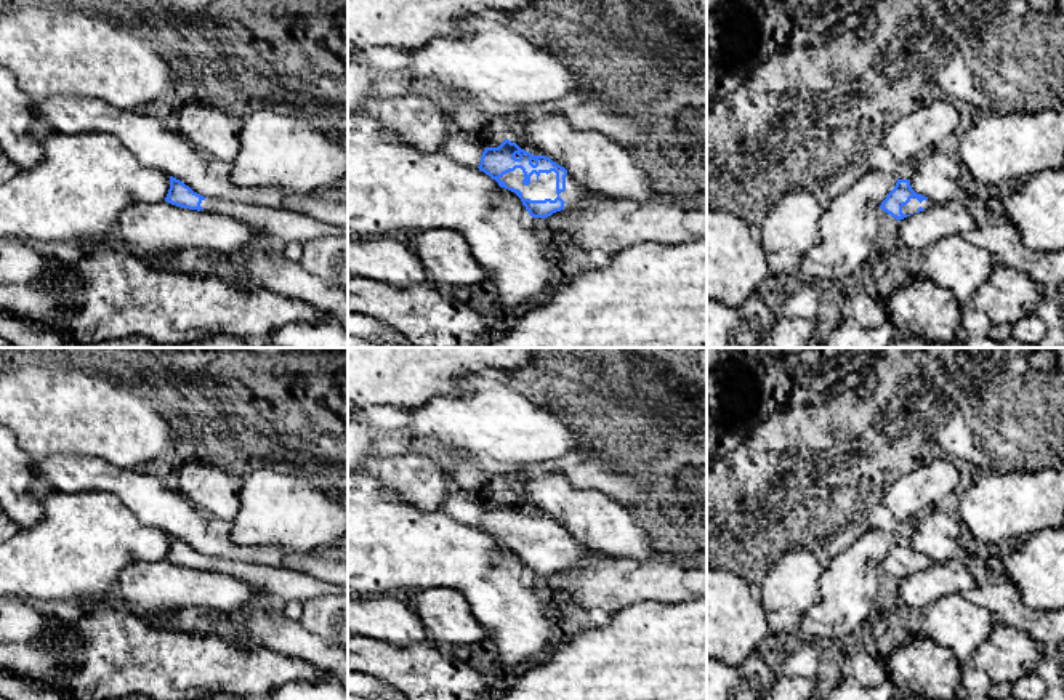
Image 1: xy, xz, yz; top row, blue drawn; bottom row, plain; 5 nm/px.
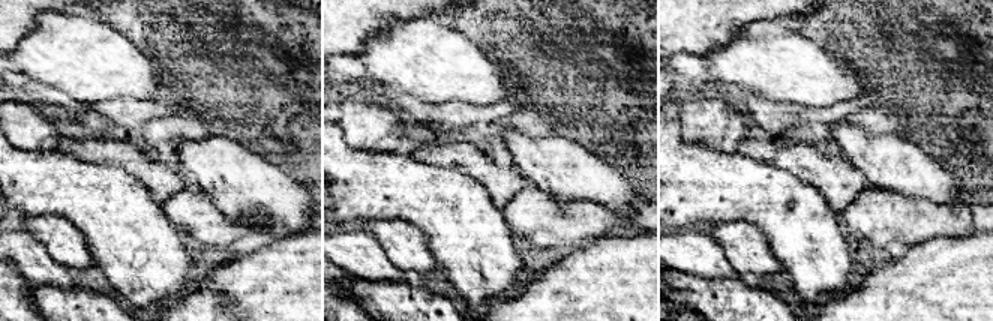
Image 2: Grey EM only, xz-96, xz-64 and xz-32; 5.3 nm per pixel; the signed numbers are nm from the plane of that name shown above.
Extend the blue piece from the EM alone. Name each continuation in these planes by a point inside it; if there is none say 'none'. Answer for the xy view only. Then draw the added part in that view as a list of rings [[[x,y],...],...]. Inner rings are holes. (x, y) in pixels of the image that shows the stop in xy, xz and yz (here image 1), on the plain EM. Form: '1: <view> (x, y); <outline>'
1: xy (279, 585); [[[207,556],[200,565],[205,570],[239,578],[260,589],[268,604],[282,605],[287,601],[308,602],[325,594],[348,594],[348,586],[319,580],[309,573],[264,564],[239,562]]]

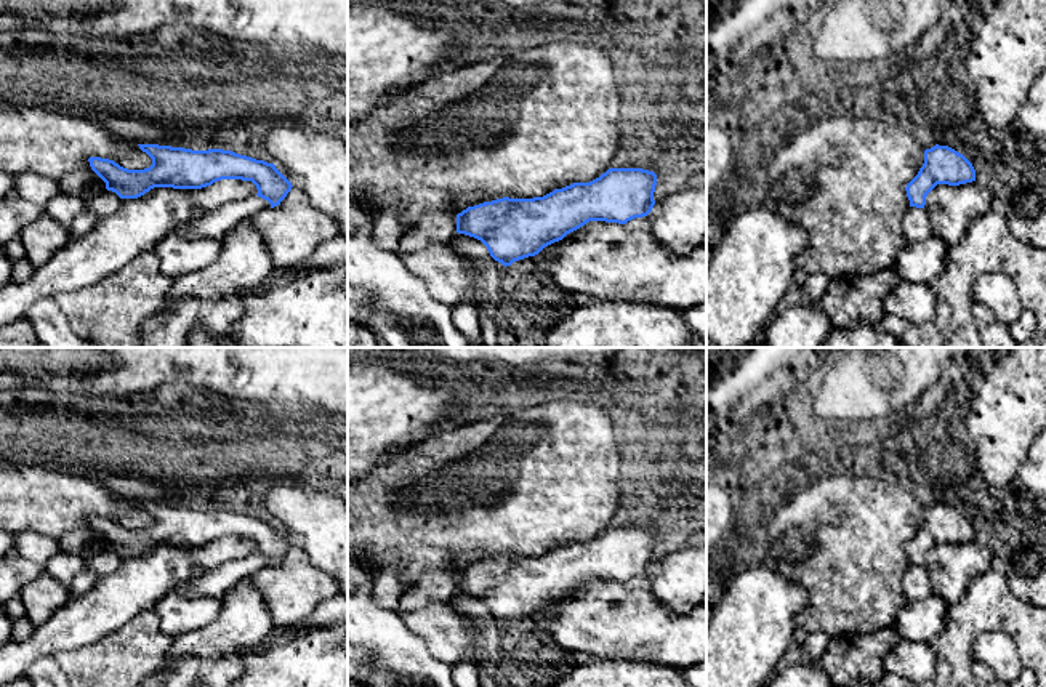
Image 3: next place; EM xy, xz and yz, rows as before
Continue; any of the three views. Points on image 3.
none

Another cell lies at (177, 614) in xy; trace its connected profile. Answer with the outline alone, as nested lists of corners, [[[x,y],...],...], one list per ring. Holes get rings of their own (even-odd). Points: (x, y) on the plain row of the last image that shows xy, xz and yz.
[[[170,593],[149,610],[159,618],[163,634],[178,637],[218,620],[221,599],[187,597]]]

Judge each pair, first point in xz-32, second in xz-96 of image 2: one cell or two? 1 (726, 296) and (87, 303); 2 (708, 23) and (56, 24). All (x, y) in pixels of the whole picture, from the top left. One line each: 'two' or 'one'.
1: one
2: two

